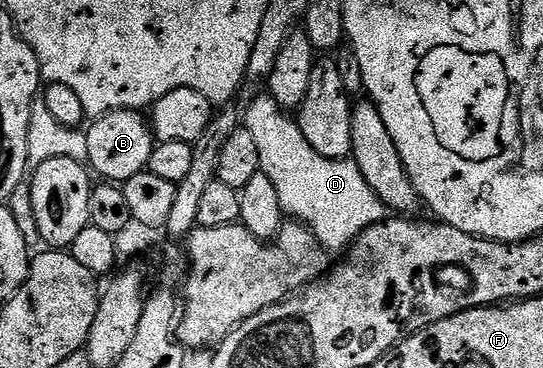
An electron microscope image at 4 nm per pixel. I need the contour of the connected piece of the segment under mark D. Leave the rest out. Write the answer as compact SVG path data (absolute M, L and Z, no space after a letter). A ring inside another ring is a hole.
M269 94L258 96L244 112L244 126L252 139L256 141L256 150L260 154L260 170L268 174L272 186L276 186L276 195L280 197L280 206L287 217L293 218L297 223L306 225L326 249L327 253L341 253L349 249L362 232L372 225L387 219L388 209L385 202L368 186L364 174L360 174L360 166L354 164L353 159L329 160L324 154L316 154L312 146L308 146L308 138L300 130L297 119L281 108Z

